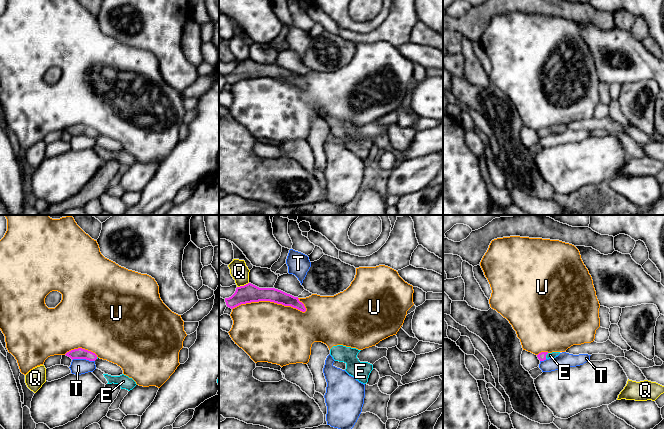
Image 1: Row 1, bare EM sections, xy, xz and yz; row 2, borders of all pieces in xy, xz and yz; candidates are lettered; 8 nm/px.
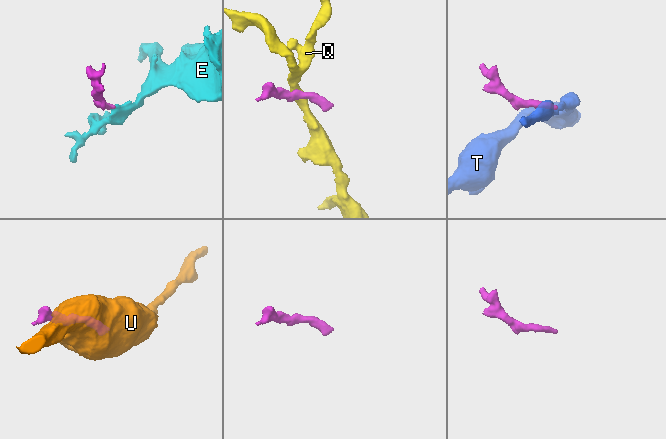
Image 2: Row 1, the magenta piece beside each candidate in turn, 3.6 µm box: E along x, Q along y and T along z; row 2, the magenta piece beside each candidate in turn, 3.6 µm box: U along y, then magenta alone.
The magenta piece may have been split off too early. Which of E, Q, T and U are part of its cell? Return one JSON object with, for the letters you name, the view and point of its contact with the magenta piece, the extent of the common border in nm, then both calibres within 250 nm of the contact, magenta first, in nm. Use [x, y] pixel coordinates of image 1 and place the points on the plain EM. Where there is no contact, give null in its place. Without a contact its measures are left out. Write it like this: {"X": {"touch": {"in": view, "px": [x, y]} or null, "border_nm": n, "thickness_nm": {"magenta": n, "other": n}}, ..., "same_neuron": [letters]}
{"E": {"touch": {"in": "yz", "px": [545, 132]}, "border_nm": 50, "thickness_nm": {"magenta": 70, "other": 50}}, "same_neuron": ["E"]}

